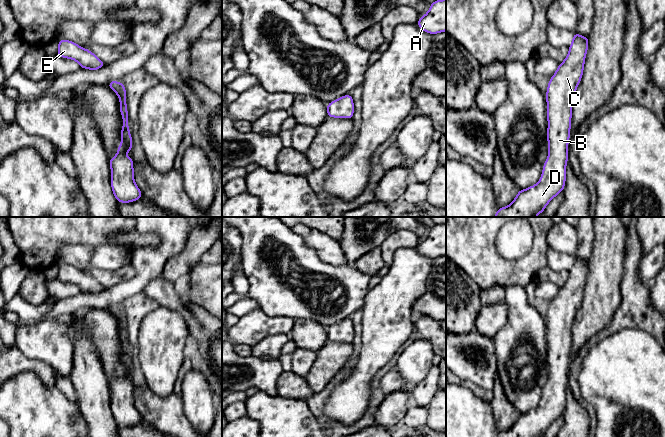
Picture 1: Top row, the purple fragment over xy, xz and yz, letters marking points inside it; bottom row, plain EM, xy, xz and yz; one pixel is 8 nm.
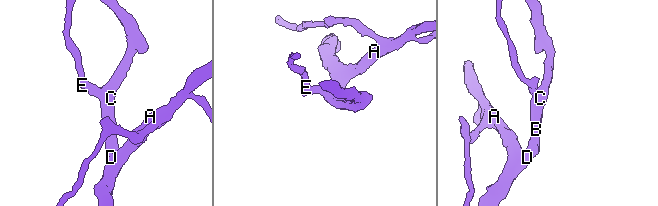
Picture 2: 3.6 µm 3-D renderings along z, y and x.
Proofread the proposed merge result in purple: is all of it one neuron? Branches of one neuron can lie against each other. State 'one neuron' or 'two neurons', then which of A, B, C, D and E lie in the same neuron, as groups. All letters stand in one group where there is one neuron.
one neuron; groups A B C D E

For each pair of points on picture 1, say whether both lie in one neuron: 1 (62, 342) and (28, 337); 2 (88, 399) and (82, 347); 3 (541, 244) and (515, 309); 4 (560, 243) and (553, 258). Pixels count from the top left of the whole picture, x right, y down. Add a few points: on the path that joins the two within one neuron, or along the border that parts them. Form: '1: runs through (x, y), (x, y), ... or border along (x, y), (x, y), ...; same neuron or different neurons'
1: runs through (54, 342), (36, 342); same neuron
2: runs through (88, 386), (86, 360); same neuron
3: border along (523, 287), (509, 285), (505, 288); different neurons
4: border along (548, 247), (564, 252), (572, 258); different neurons

